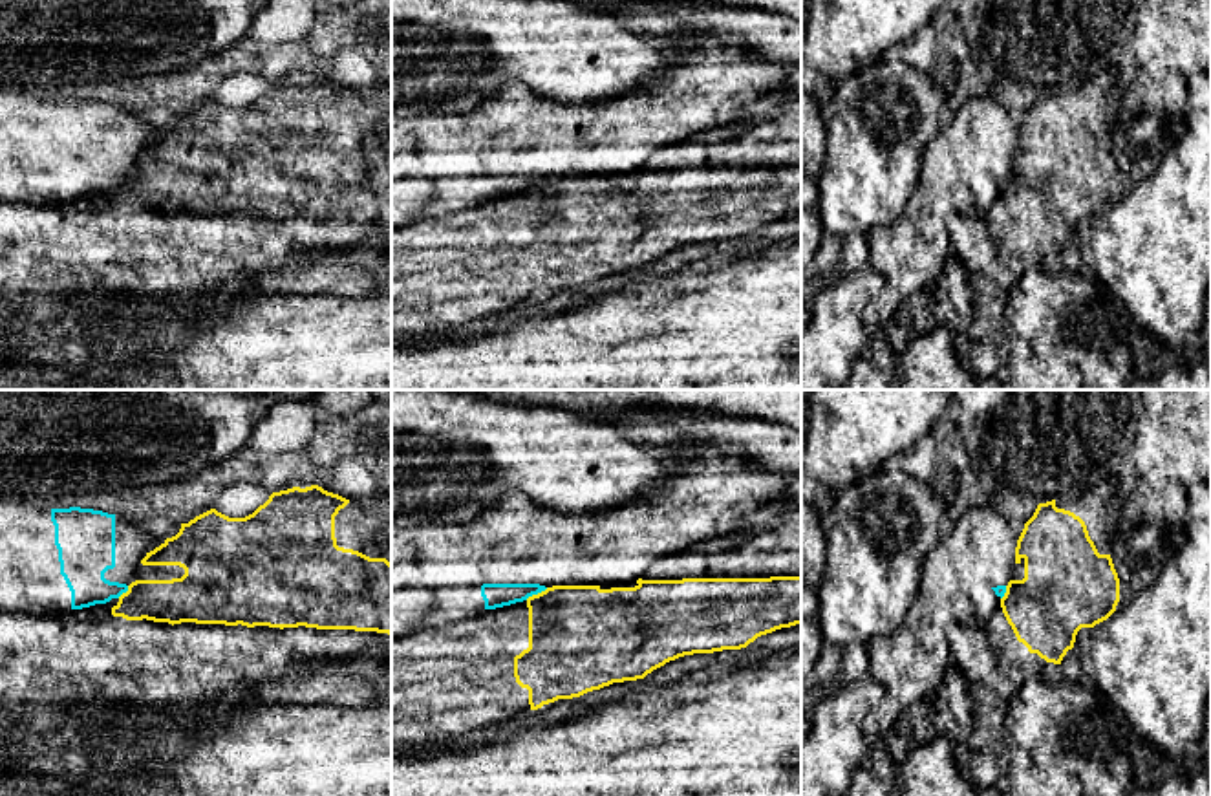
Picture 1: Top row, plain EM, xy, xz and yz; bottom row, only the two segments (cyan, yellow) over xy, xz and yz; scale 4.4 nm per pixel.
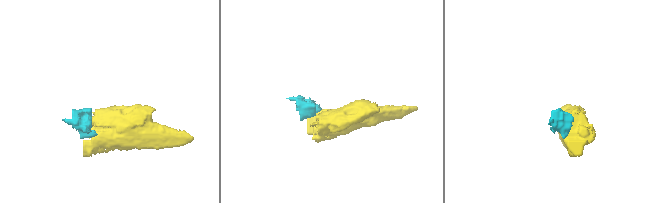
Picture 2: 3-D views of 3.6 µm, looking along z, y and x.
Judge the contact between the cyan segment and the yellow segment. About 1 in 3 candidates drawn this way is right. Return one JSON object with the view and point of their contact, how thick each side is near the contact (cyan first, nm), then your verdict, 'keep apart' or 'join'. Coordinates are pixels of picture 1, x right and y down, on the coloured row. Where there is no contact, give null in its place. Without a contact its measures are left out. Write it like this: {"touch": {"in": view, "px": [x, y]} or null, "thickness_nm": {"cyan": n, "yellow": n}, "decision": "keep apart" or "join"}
{"touch": {"in": "xz", "px": [536, 593]}, "thickness_nm": {"cyan": 110, "yellow": 440}, "decision": "keep apart"}

